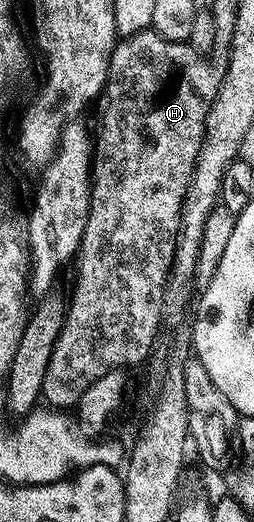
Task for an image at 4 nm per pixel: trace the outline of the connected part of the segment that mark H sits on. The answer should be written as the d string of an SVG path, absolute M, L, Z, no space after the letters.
M154 30L138 31L135 35L120 38L116 42L109 69L107 70L107 83L101 92L101 104L103 103L103 124L97 131L97 142L94 144L93 166L91 168L91 204L89 205L89 217L85 221L85 233L79 242L77 252L77 264L79 272L75 275L75 288L69 294L67 316L63 322L61 333L57 337L57 345L53 345L53 357L49 357L49 369L45 369L45 385L42 398L48 399L50 406L55 409L71 409L78 404L79 399L87 392L89 385L110 371L131 369L134 363L139 363L148 358L151 348L155 345L155 339L159 335L159 325L163 321L165 306L163 306L163 294L169 291L168 275L174 265L176 243L179 240L180 215L185 201L186 191L189 189L193 177L195 161L201 153L203 138L206 133L206 117L210 113L216 97L219 95L219 86L223 84L224 68L215 63L210 63L206 54L199 54L186 42L164 42L164 47L155 47L157 35Z

